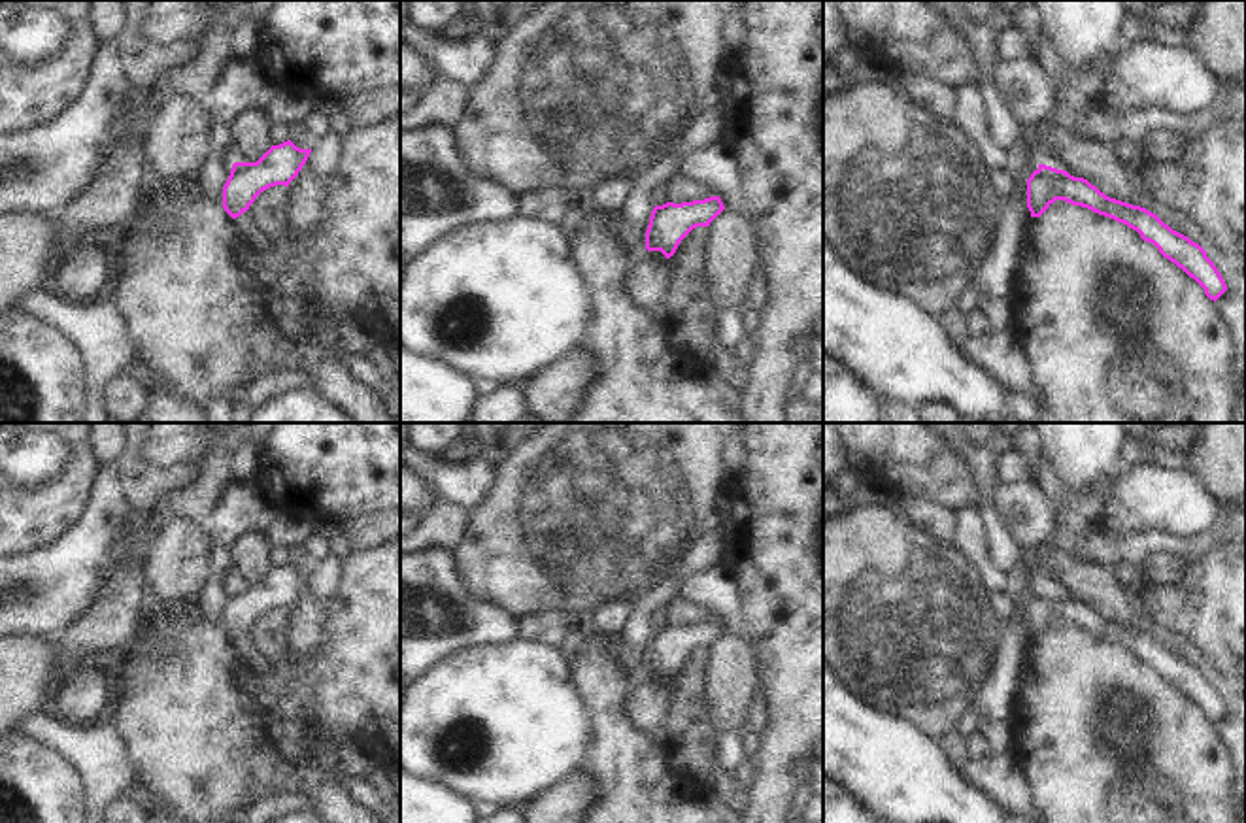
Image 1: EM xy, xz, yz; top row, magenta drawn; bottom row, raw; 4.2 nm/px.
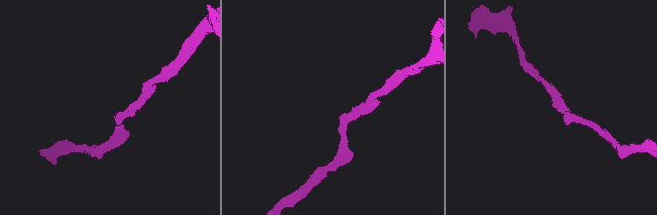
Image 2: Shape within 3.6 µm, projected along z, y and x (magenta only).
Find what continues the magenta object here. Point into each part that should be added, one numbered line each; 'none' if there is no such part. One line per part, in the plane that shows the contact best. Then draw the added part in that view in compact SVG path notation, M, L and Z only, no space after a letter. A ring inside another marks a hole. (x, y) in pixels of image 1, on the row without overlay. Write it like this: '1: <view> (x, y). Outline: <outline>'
none.

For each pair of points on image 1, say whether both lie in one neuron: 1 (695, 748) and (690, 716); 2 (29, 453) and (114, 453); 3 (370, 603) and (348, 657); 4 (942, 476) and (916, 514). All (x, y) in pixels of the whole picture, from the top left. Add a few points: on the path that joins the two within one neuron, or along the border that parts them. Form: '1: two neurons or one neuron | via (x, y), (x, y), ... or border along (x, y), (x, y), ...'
1: one neuron | via (690, 740), (690, 723)
2: two neurons | border along (87, 442), (102, 467)
3: one neuron | via (370, 616), (370, 635), (361, 644)
4: two neurons | border along (901, 495), (927, 499), (952, 512)

